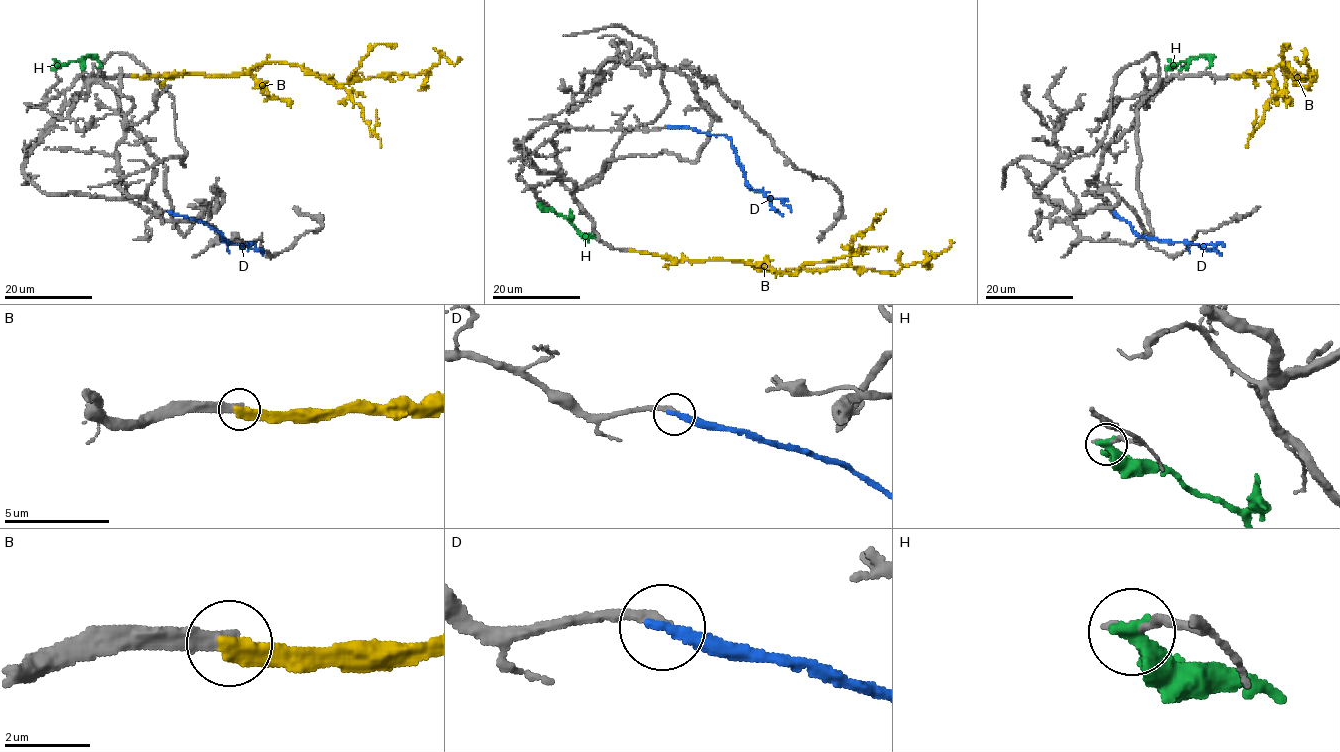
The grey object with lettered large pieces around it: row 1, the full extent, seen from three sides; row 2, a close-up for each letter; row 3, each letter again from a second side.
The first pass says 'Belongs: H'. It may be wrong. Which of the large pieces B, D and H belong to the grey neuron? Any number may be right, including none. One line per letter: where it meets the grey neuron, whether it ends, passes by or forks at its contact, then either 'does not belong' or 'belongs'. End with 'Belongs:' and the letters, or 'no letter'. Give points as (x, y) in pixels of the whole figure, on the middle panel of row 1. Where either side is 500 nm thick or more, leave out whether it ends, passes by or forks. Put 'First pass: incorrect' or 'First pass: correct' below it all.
B: (630, 250) | it ends | does not belong
D: (669, 126) | it ends | belongs
H: (539, 204) | it ends | does not belong
Belongs: D
First pass: incorrect

